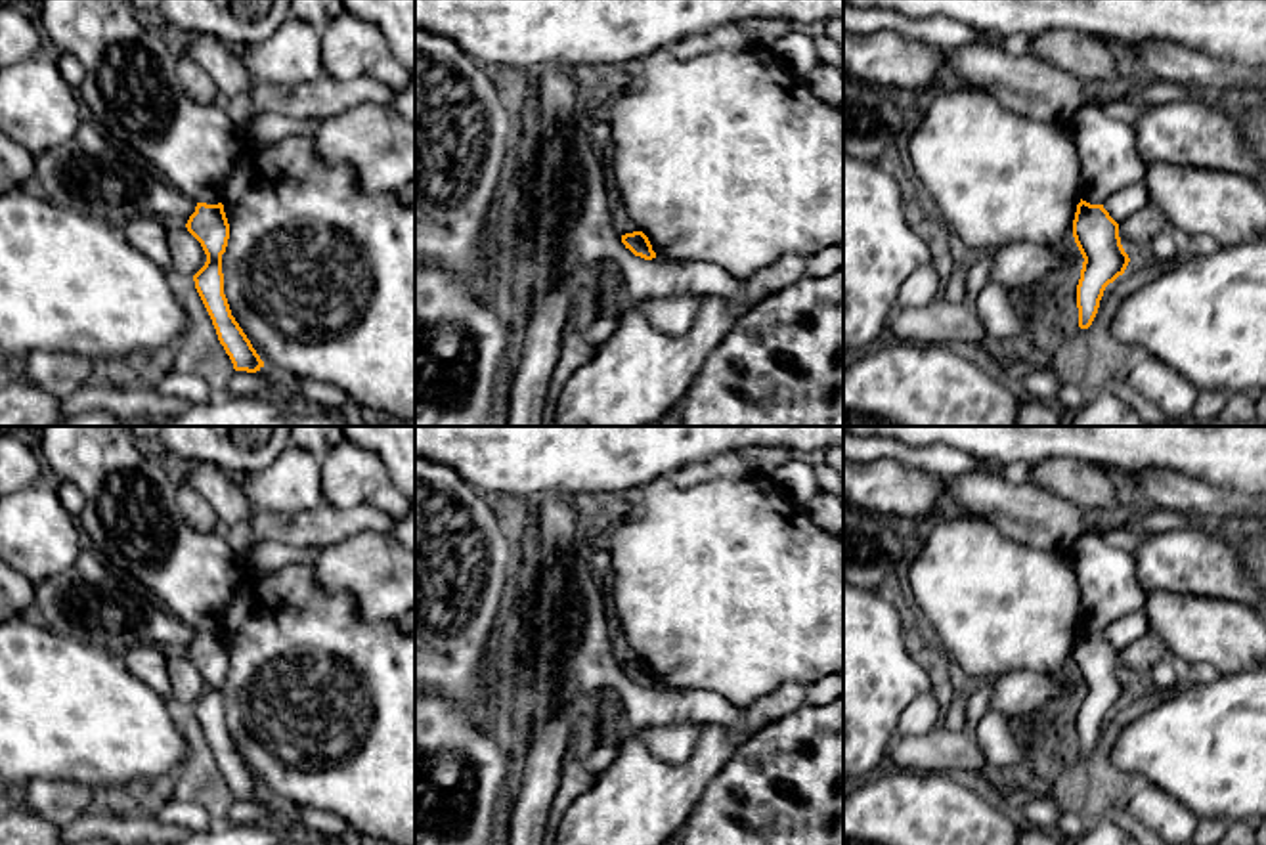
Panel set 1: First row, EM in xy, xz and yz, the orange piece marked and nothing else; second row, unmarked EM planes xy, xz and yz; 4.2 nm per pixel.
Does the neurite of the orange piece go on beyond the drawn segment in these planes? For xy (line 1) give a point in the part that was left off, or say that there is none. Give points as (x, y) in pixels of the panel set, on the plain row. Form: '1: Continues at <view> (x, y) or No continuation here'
1: No continuation here

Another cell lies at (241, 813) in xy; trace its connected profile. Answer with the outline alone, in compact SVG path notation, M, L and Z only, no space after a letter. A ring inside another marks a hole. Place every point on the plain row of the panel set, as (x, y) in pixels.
M260 795L256 801L235 799L229 807L228 822L237 826L272 824L275 816L266 797Z

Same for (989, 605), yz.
M945 512L924 526L924 545L908 568L914 610L920 618L918 637L937 650L954 669L960 682L996 681L1012 671L1054 675L1082 686L1073 648L1080 631L1080 587L1067 554L1056 554L1015 541L981 516Z

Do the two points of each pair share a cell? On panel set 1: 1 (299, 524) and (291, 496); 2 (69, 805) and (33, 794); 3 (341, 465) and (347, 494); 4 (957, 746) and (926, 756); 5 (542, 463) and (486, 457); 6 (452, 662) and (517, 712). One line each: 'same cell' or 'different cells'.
1: different cells
2: same cell
3: same cell
4: same cell
5: same cell
6: different cells

